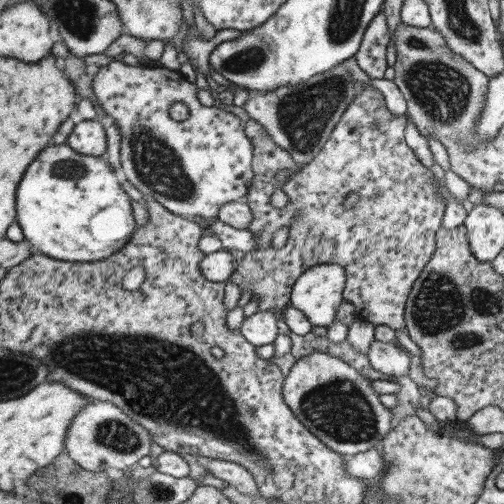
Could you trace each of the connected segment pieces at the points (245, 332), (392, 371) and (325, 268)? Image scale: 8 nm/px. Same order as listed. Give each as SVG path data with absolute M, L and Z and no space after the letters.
M273 311L258 312L245 318L239 331L250 345L258 348L273 344L279 336L277 317Z
M374 340L368 348L367 358L374 371L396 377L408 375L411 361L409 352L396 342Z
M322 263L305 270L294 283L288 304L308 318L312 327L328 327L334 322L337 311L345 299L342 296L346 286L346 271L342 266L334 263Z

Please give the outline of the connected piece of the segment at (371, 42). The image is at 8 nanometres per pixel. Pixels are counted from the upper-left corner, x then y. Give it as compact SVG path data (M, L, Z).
M378 13L366 28L360 48L355 54L358 66L371 78L384 78L388 68L387 46L391 35L385 14Z

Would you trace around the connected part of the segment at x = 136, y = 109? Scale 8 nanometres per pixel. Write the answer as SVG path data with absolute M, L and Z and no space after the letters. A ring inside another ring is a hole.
M116 60L99 67L92 83L98 99L97 108L110 115L120 129L121 178L131 182L145 198L156 200L172 214L201 223L217 217L220 206L224 206L226 202L243 201L254 178L254 147L244 133L242 120L236 114L221 109L219 105L208 107L200 104L196 97L198 88L194 83L178 71L158 63L132 66ZM176 102L188 106L189 116L184 121L174 121L170 117L170 106Z

